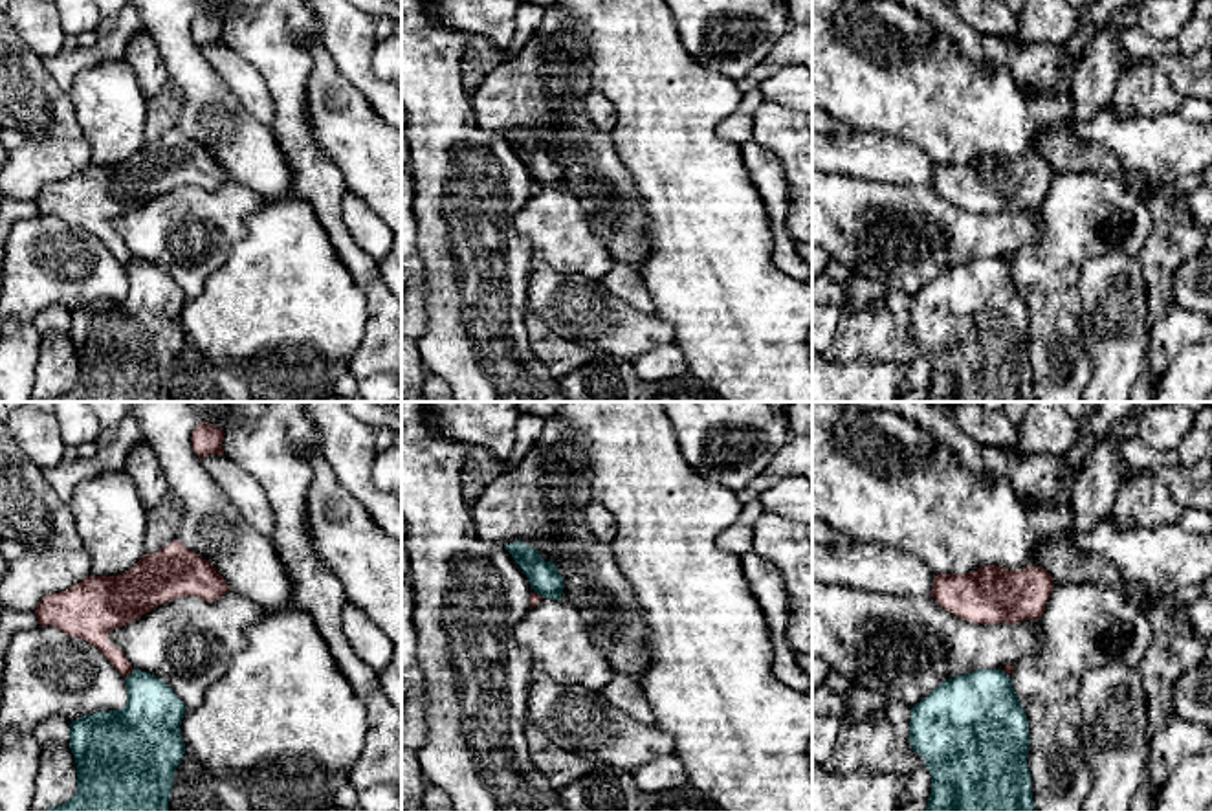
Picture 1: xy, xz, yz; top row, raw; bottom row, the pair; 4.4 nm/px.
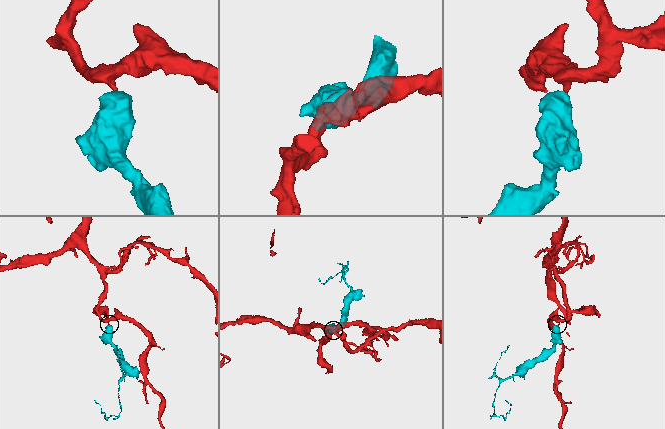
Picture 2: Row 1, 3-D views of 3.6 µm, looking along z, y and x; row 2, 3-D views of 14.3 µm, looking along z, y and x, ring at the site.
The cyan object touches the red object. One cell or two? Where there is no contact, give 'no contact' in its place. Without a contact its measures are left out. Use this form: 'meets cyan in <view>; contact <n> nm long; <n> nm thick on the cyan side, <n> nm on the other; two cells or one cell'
meets cyan in xy; contact 60 nm long; 280 nm thick on the cyan side, 120 nm on the other; two cells

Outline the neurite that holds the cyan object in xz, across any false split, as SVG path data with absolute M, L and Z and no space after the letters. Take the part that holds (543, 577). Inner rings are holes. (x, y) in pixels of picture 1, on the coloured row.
M523 541L504 545L504 549L512 554L515 563L523 569L532 589L537 594L550 600L561 600L565 582L556 563L545 561L535 549L524 545Z

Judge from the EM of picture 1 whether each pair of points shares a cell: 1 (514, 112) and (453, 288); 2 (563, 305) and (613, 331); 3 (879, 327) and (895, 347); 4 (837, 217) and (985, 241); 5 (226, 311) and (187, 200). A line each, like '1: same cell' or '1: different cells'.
1: different cells
2: same cell
3: same cell
4: same cell
5: different cells

